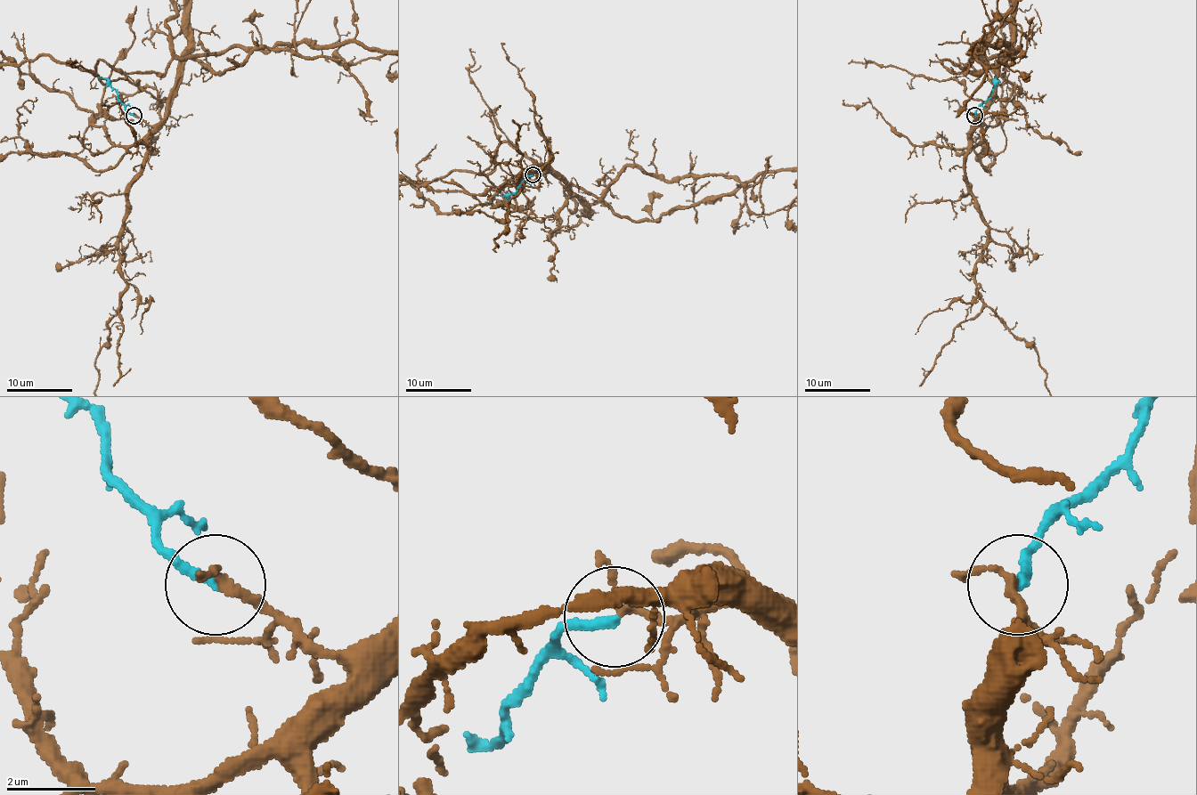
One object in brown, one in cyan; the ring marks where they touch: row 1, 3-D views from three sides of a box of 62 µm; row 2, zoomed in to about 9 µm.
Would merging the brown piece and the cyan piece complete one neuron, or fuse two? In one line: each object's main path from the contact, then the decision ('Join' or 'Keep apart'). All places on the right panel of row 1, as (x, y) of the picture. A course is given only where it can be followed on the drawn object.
Course of cyan: (974, 116), (993, 90), (996, 77). Join

